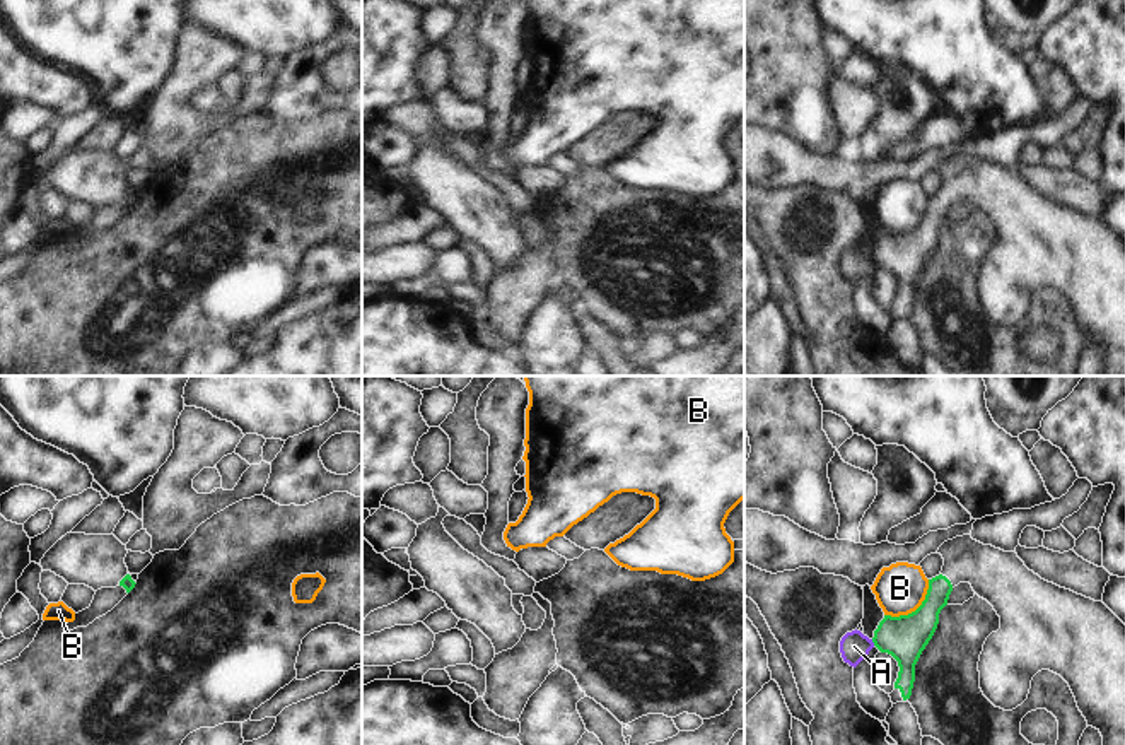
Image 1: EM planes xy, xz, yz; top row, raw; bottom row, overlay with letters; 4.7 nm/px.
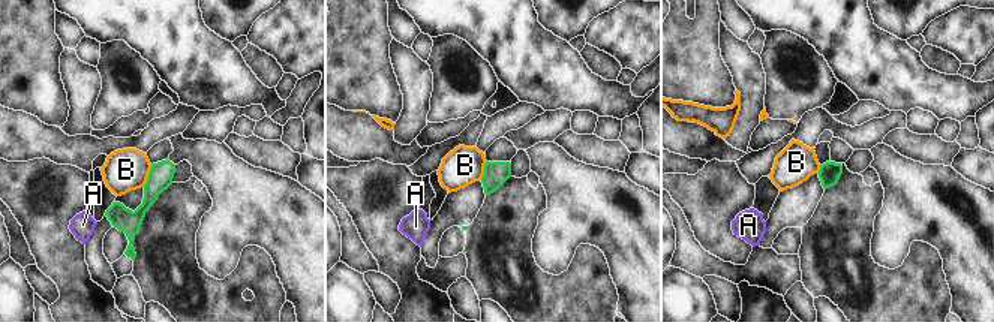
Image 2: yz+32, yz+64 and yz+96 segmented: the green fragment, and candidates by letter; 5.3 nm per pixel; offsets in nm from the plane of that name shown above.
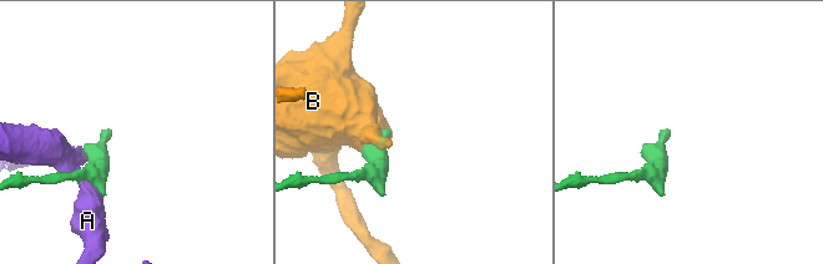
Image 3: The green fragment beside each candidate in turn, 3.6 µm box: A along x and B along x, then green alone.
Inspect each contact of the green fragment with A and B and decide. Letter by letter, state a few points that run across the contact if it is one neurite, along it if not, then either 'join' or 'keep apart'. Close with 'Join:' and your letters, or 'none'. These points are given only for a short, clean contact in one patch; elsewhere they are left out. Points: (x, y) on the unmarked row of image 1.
A: keep apart
B: line yz (929, 197), (926, 216), (914, 228), (885, 233); keep apart
Join: none

